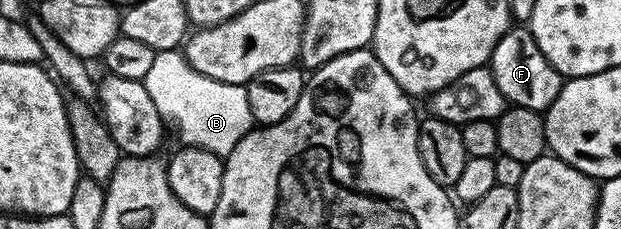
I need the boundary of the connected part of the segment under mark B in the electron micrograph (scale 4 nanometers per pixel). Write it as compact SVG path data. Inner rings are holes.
M180 49L156 52L143 83L154 107L158 107L158 115L171 132L176 132L181 146L200 147L225 158L254 127L247 88L218 83L218 79L194 71Z

